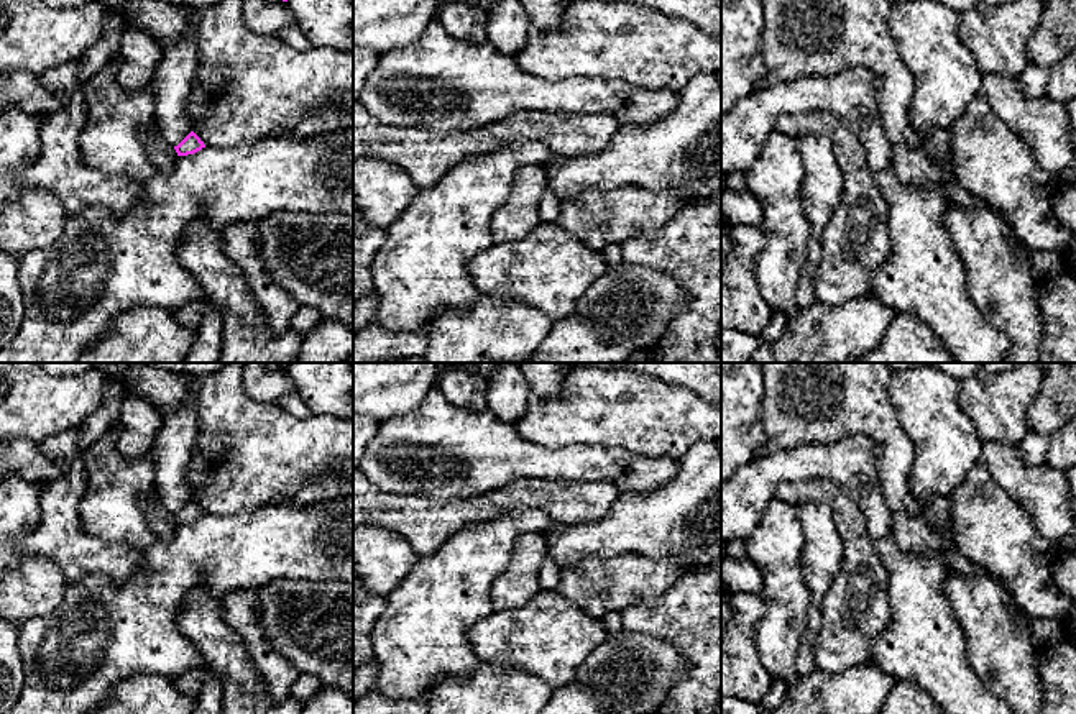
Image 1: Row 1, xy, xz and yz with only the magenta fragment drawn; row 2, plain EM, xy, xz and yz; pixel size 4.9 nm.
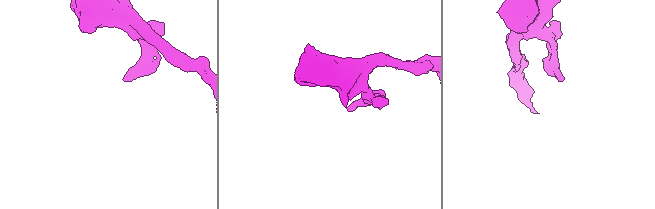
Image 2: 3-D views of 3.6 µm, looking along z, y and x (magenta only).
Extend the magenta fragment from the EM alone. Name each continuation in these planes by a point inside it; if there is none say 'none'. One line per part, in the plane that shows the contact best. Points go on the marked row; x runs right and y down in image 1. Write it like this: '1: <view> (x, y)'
none

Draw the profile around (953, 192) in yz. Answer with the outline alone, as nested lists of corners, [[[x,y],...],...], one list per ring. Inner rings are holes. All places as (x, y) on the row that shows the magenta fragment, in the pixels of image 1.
[[[946,182],[943,185],[943,194],[948,200],[951,200],[953,204],[958,204],[958,205],[966,205],[966,207],[987,207],[991,208],[996,215],[999,215],[1010,233],[1014,233],[1012,227],[1009,225],[1009,222],[1005,220],[1004,213],[991,205],[987,205],[982,199],[973,195],[971,192],[968,192],[966,189],[953,184],[953,182]]]

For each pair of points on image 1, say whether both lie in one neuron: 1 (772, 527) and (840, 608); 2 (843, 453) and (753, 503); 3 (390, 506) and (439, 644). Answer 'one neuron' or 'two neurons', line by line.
1: two neurons
2: one neuron
3: two neurons

